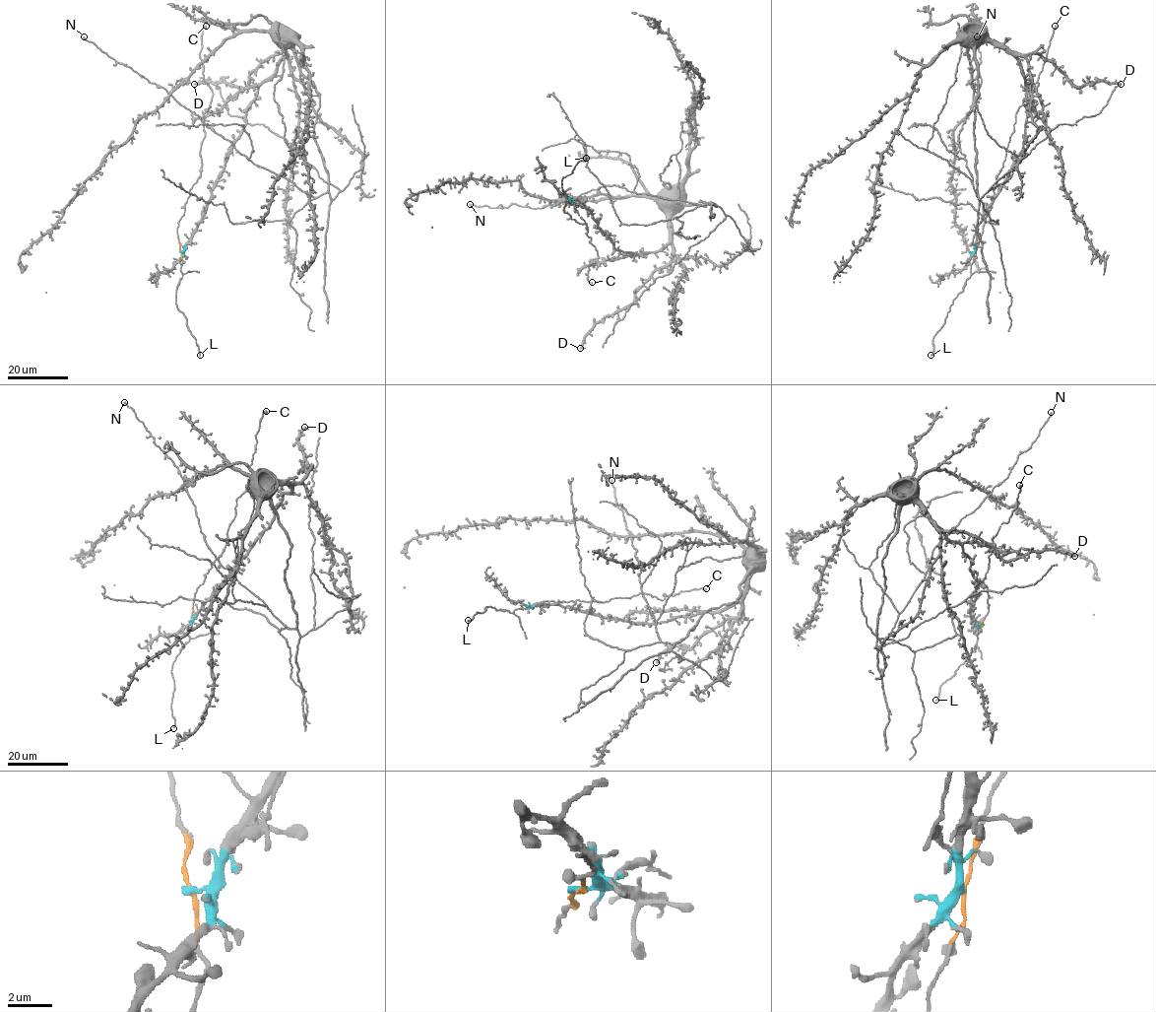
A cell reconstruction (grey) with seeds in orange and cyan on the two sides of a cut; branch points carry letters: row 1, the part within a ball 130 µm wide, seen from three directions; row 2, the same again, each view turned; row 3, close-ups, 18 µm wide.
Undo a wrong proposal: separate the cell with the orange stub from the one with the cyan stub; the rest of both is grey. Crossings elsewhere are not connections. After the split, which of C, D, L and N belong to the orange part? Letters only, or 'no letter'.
C, L

